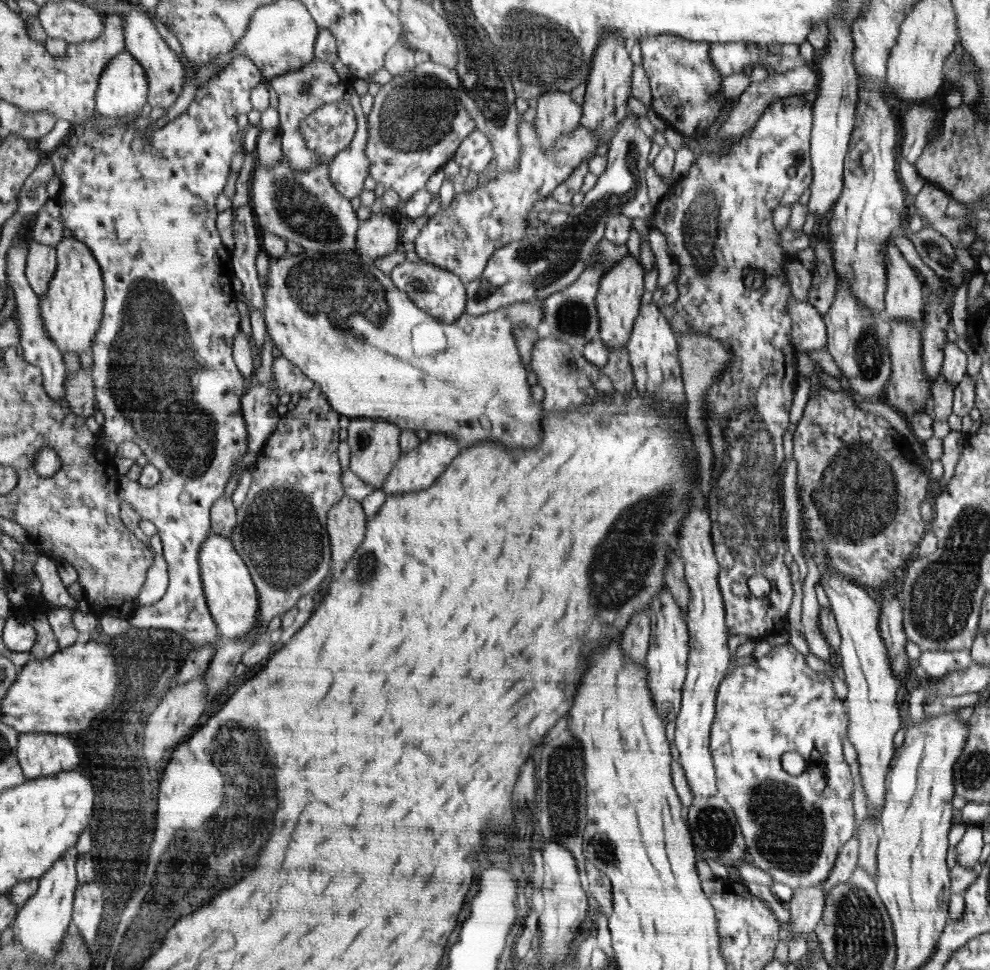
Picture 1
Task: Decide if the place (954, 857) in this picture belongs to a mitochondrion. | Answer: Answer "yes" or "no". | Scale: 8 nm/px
no

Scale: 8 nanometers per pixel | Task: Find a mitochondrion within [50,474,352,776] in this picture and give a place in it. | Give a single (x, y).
(281, 534)

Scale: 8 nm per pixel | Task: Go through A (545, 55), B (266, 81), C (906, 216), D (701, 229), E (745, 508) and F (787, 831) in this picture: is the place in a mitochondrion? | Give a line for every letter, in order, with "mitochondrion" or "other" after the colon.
A: mitochondrion
B: other
C: other
D: mitochondrion
E: mitochondrion
F: mitochondrion

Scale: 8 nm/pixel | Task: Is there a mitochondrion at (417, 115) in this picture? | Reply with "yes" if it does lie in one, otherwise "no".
yes

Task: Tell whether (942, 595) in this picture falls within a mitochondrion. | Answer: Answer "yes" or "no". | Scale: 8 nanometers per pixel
yes

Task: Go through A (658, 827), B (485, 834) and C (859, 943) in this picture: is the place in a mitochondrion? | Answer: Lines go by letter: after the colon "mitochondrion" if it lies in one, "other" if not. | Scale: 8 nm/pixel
A: other
B: other
C: mitochondrion

